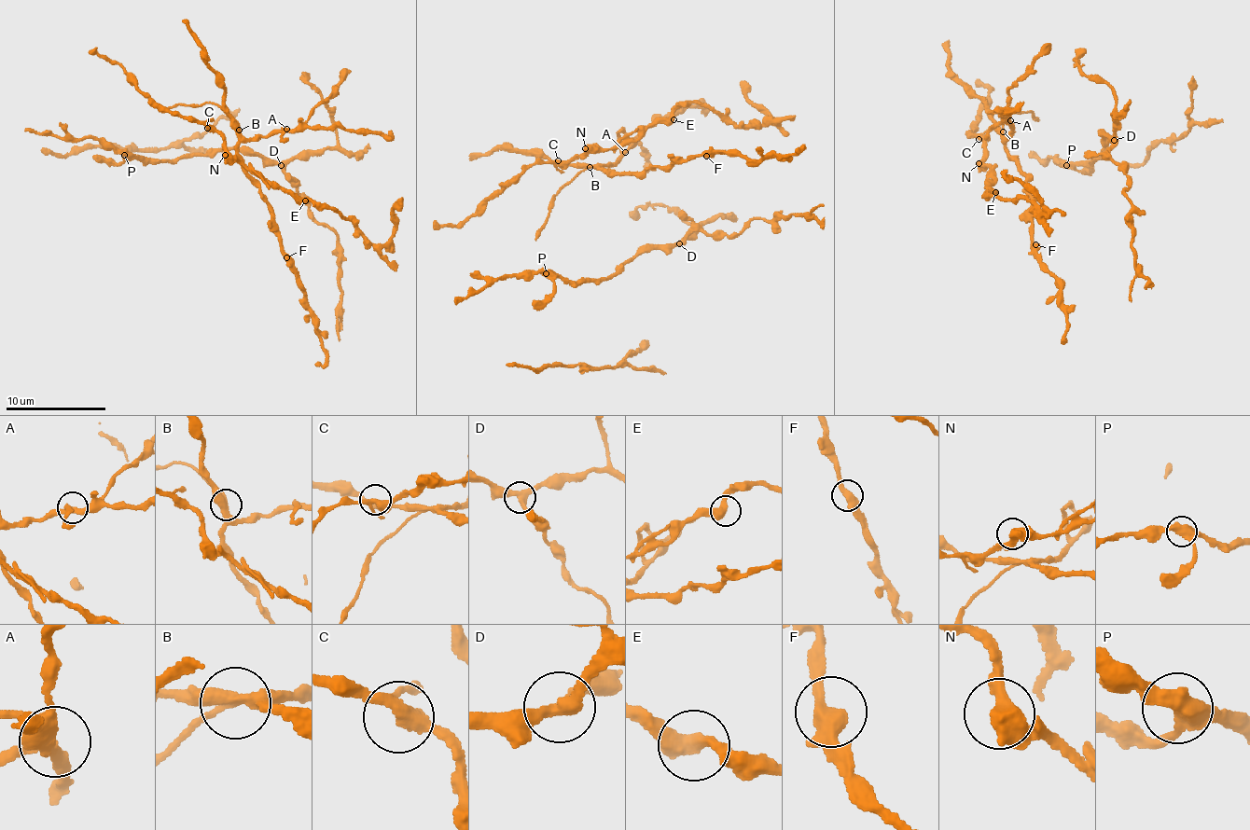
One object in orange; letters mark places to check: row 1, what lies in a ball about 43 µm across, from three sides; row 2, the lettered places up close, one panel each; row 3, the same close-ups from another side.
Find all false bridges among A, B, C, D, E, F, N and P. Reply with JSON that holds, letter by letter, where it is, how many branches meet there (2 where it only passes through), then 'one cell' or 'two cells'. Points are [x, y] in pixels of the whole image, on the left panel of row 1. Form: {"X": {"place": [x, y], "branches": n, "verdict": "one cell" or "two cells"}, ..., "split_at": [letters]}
{"A": {"place": [286, 129], "branches": 3, "verdict": "one cell"}, "B": {"place": [239, 130], "branches": 3, "verdict": "two cells"}, "C": {"place": [207, 128], "branches": 3, "verdict": "one cell"}, "D": {"place": [281, 165], "branches": 3, "verdict": "one cell"}, "E": {"place": [305, 200], "branches": 2, "verdict": "one cell"}, "F": {"place": [286, 257], "branches": 2, "verdict": "one cell"}, "N": {"place": [225, 155], "branches": 2, "verdict": "one cell"}, "P": {"place": [124, 155], "branches": 3, "verdict": "one cell"}, "split_at": ["B"]}

